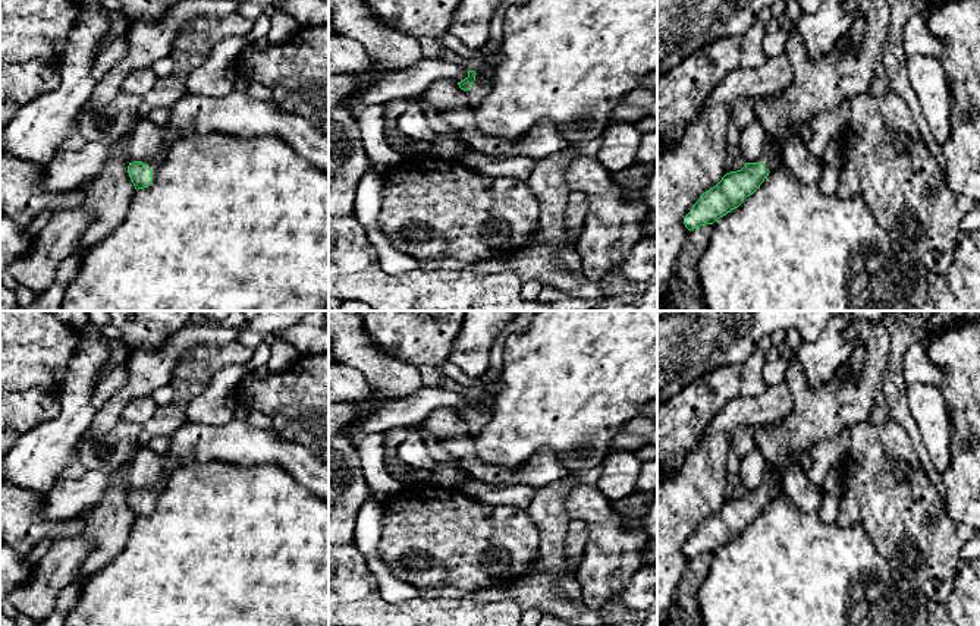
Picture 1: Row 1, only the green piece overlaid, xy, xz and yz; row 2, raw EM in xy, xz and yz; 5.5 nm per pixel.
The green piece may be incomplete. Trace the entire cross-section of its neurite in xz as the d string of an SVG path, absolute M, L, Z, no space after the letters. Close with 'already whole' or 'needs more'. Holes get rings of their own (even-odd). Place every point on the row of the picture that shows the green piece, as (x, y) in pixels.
M468 70L468 76L458 82L459 88L468 95L469 107L474 107L490 92L490 84L487 81L477 81L475 75L474 70Z | needs more

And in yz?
M766 142L761 158L757 163L745 163L741 170L726 173L716 186L700 196L684 218L685 227L691 232L704 224L713 224L738 208L779 166L782 166L782 158Z | needs more

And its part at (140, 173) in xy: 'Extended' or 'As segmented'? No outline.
Extended

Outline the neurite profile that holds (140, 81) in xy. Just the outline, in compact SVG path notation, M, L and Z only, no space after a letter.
M151 66L136 67L128 72L122 79L122 91L135 98L141 98L153 89L157 79Z

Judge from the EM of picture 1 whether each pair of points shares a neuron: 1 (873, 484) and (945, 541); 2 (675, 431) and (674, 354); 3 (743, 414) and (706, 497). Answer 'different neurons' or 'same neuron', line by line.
1: same neuron
2: different neurons
3: same neuron

